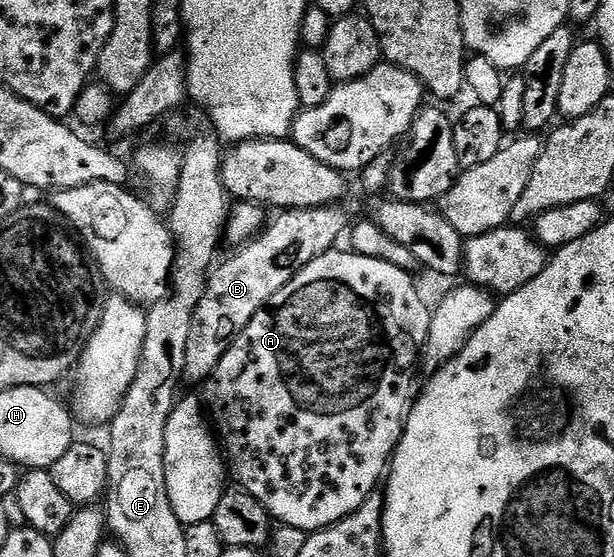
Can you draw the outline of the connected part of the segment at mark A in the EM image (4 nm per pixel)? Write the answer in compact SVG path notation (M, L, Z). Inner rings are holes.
M330 251L319 255L279 295L275 295L264 309L261 309L247 323L243 335L231 343L231 351L219 359L219 367L211 374L208 381L204 382L203 405L215 426L216 436L223 446L224 456L227 458L227 469L240 488L245 489L259 503L265 505L266 511L274 522L290 525L293 529L302 529L302 534L308 535L318 529L326 529L343 519L347 519L373 493L378 492L383 478L393 460L393 452L405 430L405 418L408 417L411 402L415 397L413 389L413 368L418 368L423 357L425 340L429 334L430 306L425 306L417 285L413 282L414 274L407 269L400 269L383 259L371 259L352 251L337 253Z

